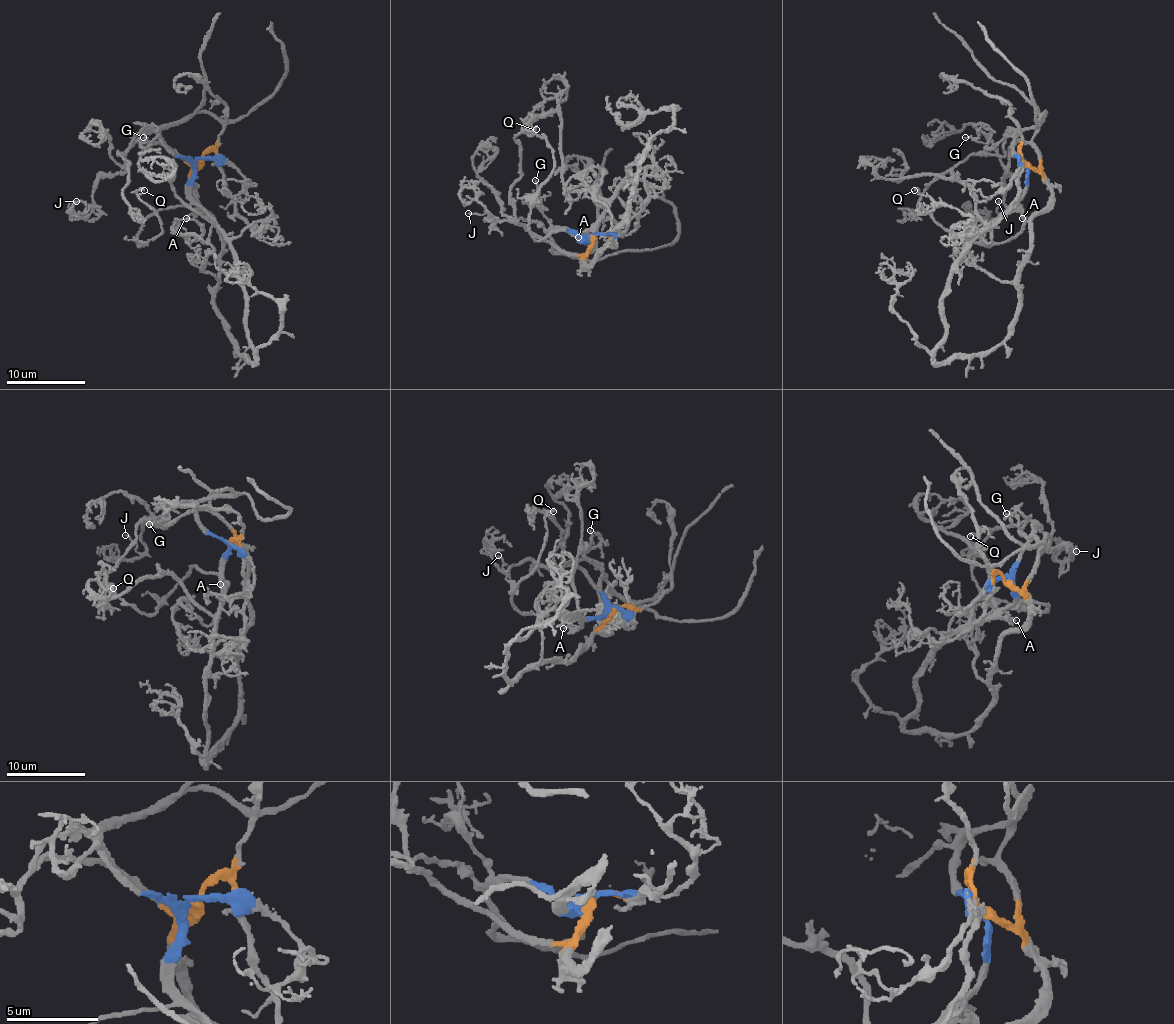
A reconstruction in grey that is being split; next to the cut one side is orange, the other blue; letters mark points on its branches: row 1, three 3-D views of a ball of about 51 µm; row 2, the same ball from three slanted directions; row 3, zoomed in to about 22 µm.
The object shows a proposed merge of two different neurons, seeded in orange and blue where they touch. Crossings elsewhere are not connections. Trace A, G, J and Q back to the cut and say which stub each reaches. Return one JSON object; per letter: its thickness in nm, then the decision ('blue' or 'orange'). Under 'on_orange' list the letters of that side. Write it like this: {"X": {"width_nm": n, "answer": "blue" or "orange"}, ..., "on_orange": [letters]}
{"A": {"width_nm": 160, "answer": "blue"}, "G": {"width_nm": 170, "answer": "blue"}, "J": {"width_nm": 160, "answer": "orange"}, "Q": {"width_nm": 160, "answer": "blue"}, "on_orange": ["J"]}

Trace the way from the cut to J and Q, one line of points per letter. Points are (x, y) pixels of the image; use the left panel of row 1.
J: (199, 161), (195, 167), (160, 144), (136, 142), (121, 169), (97, 181), (93, 203), (75, 201)
Q: (199, 161), (191, 201), (158, 208), (146, 218), (138, 242), (162, 230), (158, 214), (138, 197), (144, 191)

